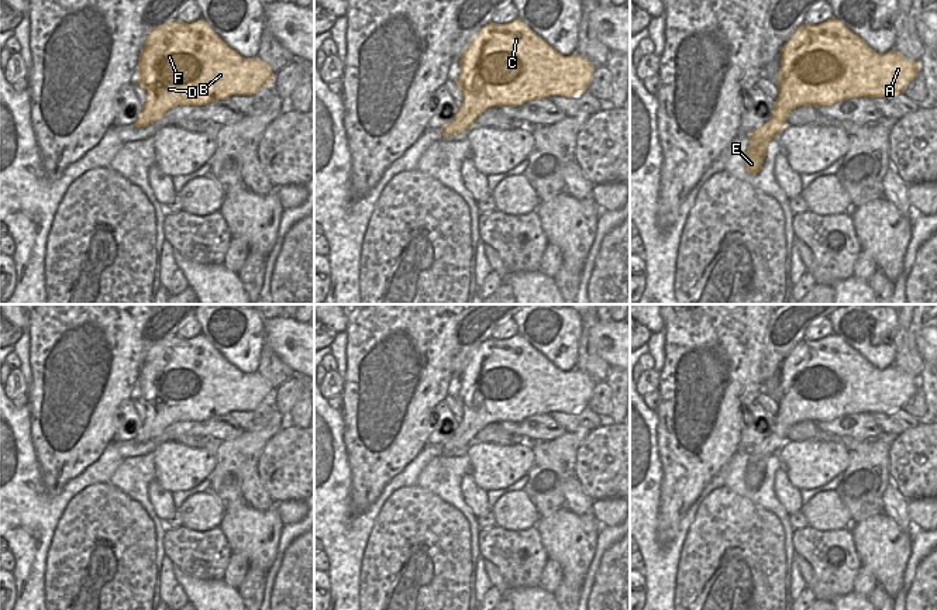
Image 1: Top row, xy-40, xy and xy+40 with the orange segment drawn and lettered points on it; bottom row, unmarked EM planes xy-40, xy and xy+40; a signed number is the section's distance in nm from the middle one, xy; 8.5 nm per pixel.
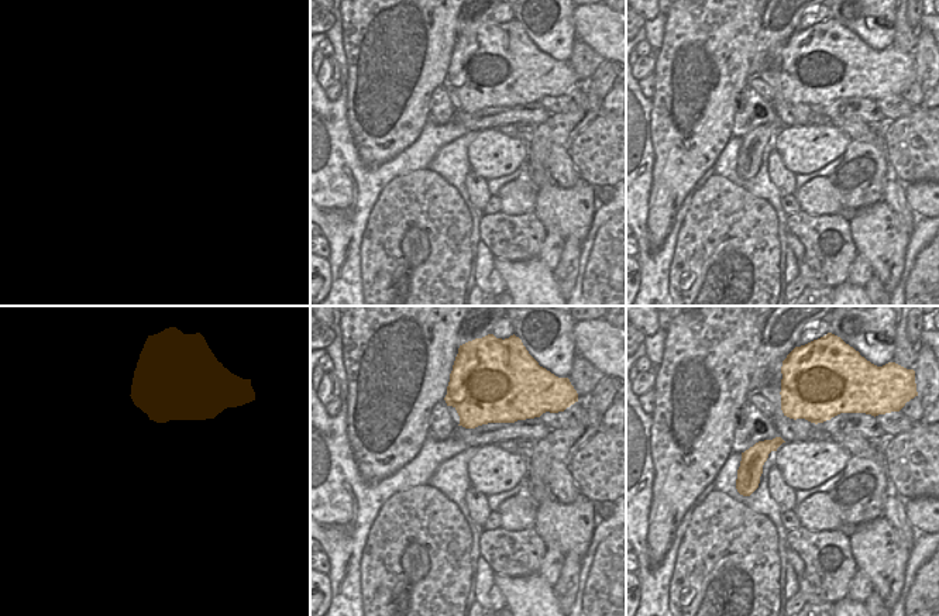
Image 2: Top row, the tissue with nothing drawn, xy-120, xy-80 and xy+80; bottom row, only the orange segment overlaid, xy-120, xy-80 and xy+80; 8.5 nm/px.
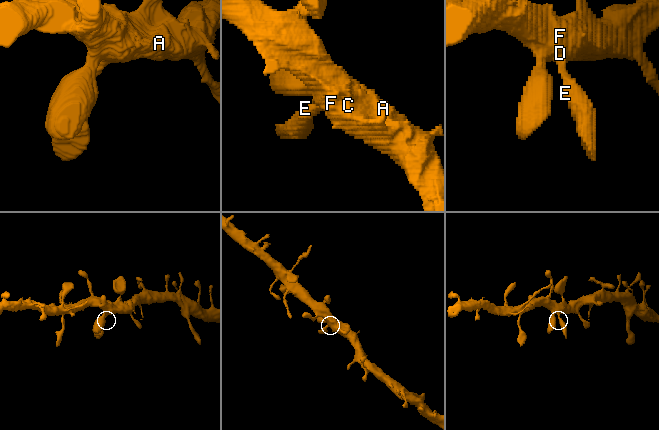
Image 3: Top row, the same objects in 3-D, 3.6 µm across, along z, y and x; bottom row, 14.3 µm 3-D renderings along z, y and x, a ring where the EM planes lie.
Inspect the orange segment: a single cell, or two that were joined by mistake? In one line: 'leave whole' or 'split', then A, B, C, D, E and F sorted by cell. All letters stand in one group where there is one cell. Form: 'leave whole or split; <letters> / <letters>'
leave whole; A B C D E F

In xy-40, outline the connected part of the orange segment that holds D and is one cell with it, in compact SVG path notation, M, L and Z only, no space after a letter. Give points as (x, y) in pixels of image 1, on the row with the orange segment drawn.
M203 18L194 23L165 23L151 31L138 58L135 85L147 93L147 101L134 125L151 125L179 106L204 106L231 96L252 96L269 86L273 76L266 62L258 56L241 56Z

